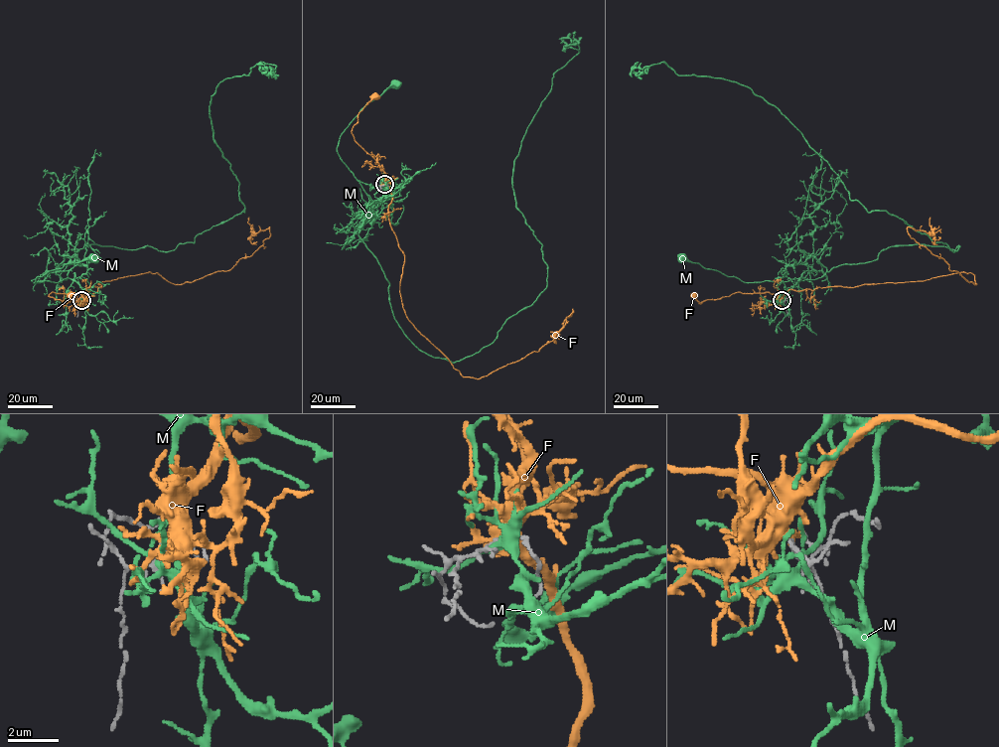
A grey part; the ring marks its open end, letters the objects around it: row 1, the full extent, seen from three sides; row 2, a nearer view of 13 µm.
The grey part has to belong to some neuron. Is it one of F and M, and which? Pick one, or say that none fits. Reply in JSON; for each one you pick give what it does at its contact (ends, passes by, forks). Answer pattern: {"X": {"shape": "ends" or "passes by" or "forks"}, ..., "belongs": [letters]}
{"F": {"shape": "forks"}, "belongs": ["F"]}

